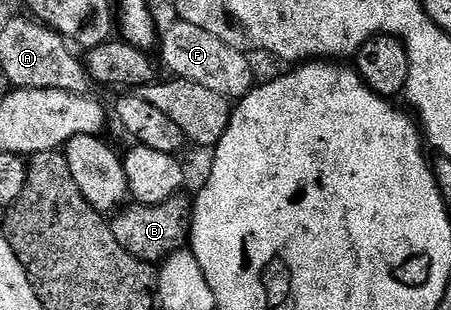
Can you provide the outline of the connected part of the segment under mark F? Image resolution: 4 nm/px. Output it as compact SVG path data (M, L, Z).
M175 19L173 23L160 32L162 60L171 77L197 82L232 102L242 99L255 87L252 66L241 49L216 38L200 26L192 26L192 22Z

